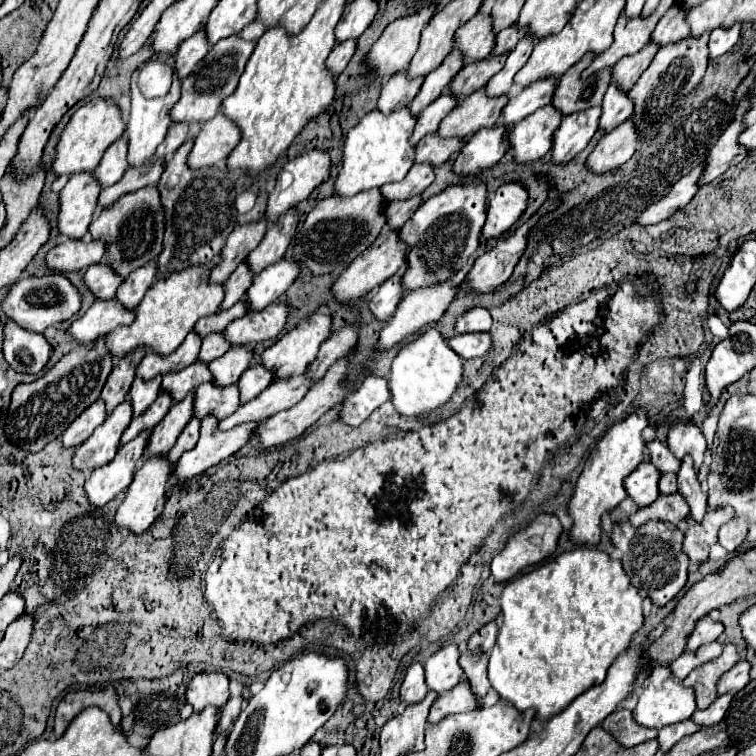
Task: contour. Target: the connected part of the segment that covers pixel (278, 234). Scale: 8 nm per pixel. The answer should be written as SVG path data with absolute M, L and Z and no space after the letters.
M291 207L269 227L263 241L247 255L247 261L255 275L285 255L295 231L297 231L297 225L299 225L299 213L295 207Z

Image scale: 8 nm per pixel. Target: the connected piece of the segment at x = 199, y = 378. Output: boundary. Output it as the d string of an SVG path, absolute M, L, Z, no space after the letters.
M195 361L193 365L181 369L181 371L173 371L173 373L165 373L163 375L163 391L169 389L169 393L173 395L175 401L179 401L181 397L185 397L185 393L189 389L195 389L197 385L201 385L203 381L211 381L213 375L209 371L209 365L203 361Z

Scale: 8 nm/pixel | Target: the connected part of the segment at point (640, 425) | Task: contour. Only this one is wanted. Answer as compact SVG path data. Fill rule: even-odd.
M637 409L623 421L615 423L607 429L607 433L595 443L593 451L589 453L583 473L577 479L575 495L569 503L569 515L573 519L571 539L577 543L597 545L601 537L601 515L605 511L611 511L617 503L621 503L627 497L627 491L623 487L623 479L643 461L645 455L645 439L643 429L649 425L647 411Z

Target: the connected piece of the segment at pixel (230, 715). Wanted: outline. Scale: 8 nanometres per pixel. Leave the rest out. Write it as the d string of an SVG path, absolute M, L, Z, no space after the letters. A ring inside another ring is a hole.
M241 695L229 697L229 701L225 703L223 713L221 713L221 725L217 725L217 735L223 733L223 731L237 719L237 715L239 715L239 711L241 711L241 701L243 701Z

